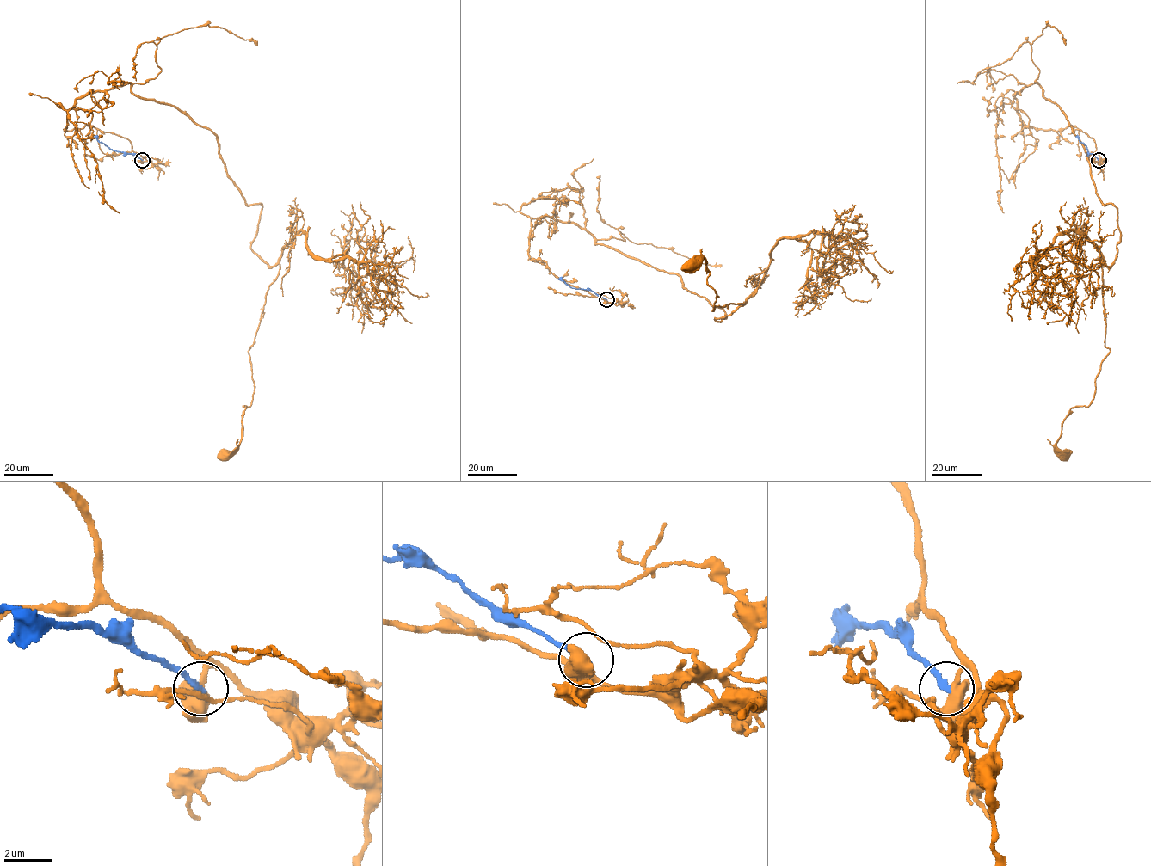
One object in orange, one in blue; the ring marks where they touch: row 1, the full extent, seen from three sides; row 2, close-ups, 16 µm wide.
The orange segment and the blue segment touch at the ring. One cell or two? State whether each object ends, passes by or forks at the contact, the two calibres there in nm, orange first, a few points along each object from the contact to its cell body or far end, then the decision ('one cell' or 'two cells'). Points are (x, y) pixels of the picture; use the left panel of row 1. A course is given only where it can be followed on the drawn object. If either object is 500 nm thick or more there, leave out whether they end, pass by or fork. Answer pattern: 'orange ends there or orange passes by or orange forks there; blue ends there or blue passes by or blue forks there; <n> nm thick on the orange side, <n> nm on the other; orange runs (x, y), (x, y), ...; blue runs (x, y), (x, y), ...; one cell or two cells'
550 nm thick on the orange side, 200 nm on the other; orange runs (142, 160), (66, 113), (129, 82), (184, 111), (261, 203), (251, 248), (280, 258), (224, 456); blue runs (142, 160), (131, 154), (110, 150), (97, 139), (96, 135); two cells

